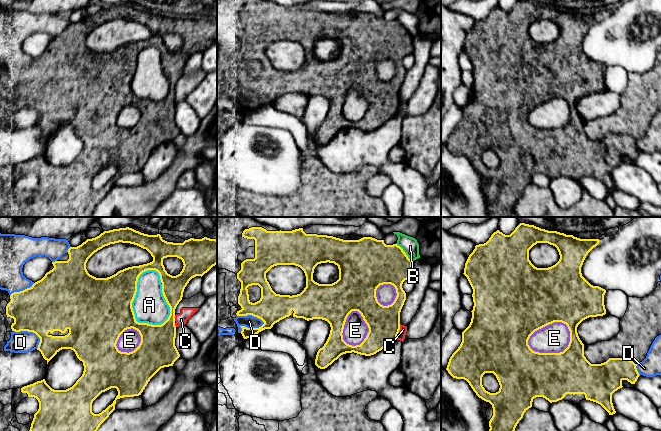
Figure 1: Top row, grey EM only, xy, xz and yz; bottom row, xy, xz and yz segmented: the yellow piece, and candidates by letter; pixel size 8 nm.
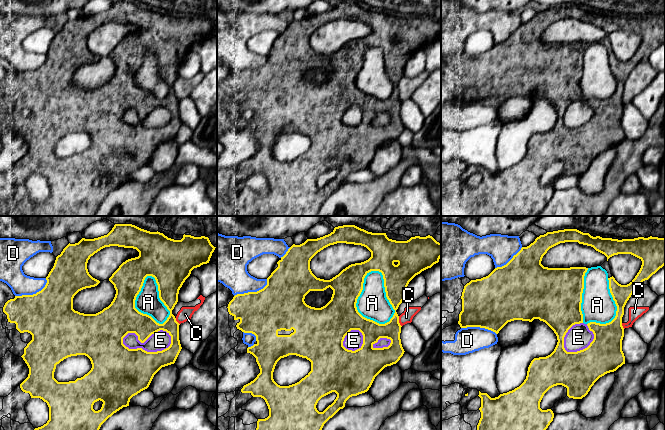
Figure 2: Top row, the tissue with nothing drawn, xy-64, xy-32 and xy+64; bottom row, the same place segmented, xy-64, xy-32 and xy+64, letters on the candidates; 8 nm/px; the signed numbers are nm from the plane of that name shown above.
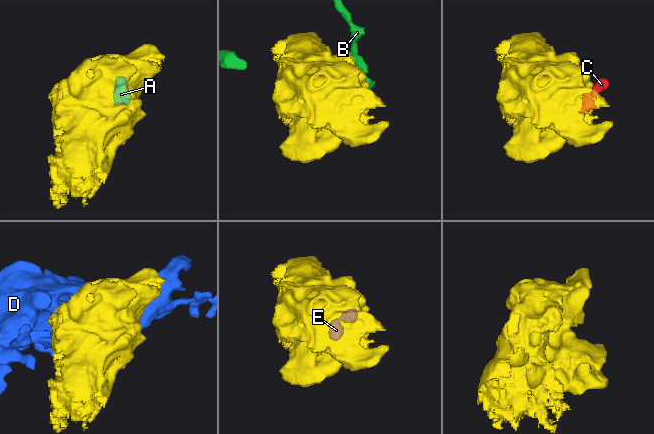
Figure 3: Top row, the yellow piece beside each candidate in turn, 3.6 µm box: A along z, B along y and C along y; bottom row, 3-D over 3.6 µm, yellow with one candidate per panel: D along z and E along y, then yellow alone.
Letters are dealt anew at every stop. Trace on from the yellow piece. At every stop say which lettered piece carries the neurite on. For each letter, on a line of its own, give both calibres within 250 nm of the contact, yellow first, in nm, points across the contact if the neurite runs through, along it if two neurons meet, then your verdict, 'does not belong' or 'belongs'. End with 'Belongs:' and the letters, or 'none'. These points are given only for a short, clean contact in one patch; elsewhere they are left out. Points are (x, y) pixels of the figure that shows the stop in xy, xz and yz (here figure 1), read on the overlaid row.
A: calibres 500 and 280 nm; does not belong
B: calibres 360 and 140 nm; does not belong
C: calibres 260 and 60 nm; border xz (400, 324), (396, 339); does not belong
D: calibres 240 and 110 nm; does not belong
E: calibres 500 and 240 nm; does not belong
Belongs: none

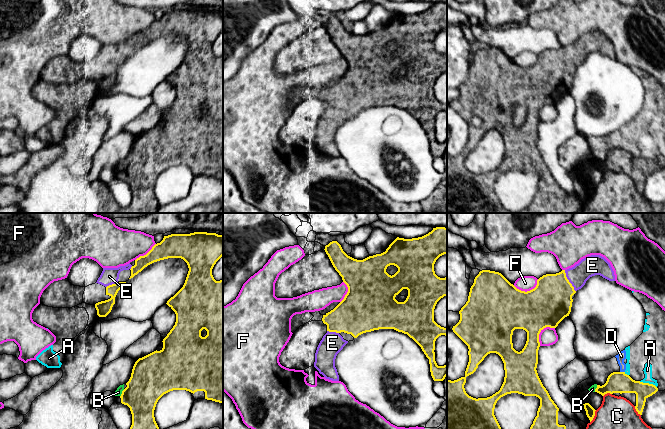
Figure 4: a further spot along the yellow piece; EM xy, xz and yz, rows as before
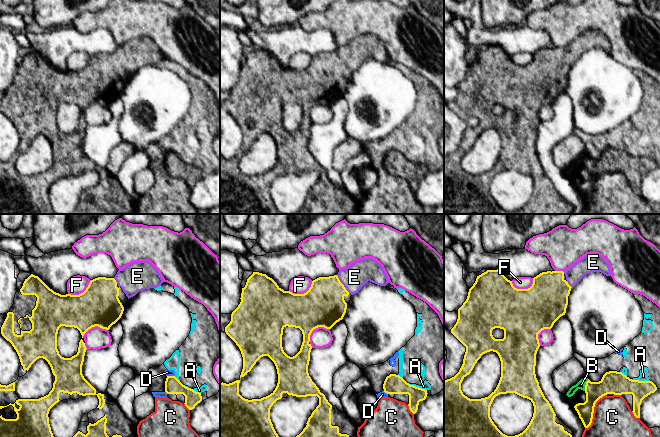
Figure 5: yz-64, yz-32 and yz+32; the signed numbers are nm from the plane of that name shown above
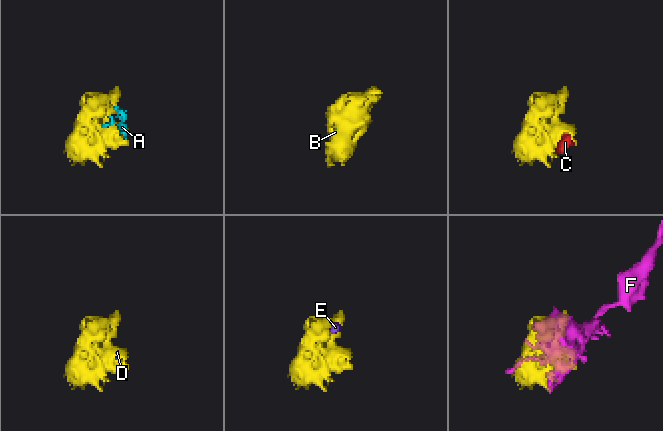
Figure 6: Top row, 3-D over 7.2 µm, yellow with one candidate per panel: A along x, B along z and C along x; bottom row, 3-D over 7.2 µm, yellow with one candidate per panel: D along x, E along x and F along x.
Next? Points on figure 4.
A: calibres 180 and 70 nm; border yz (639, 381), (652, 383), (656, 387); does not belong
B: calibres 320 and 60 nm; way xy (150, 380), (137, 393), (122, 393), (118, 392); belongs
C: calibres 80 and 260 nm; does not belong
D: calibres 180 and 70 nm; border yz (620, 371), (624, 372); does not belong
E: calibres 340 and 160 nm; way yz (547, 304), (568, 281), (592, 265); belongs
F: calibres 400 and 130 nm; does not belong
Belongs: B, E

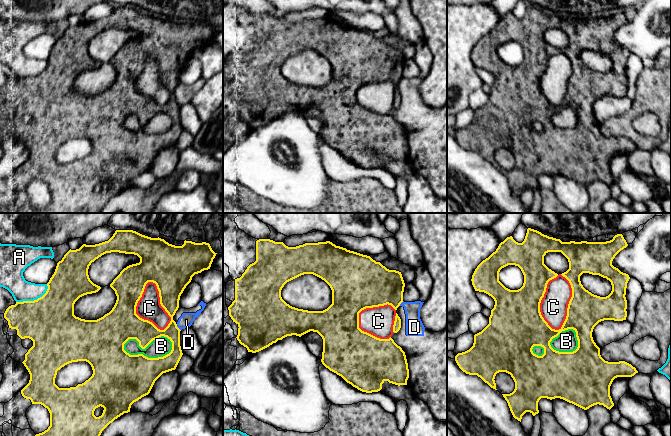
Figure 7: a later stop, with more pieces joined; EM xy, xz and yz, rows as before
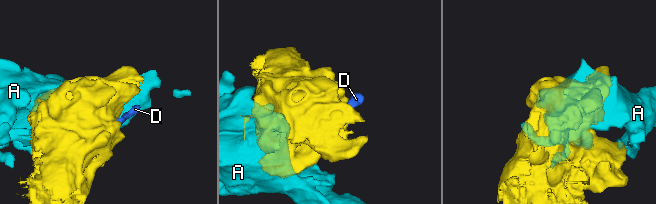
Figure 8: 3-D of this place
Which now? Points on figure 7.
A: calibres 400 and 190 nm; does not belong
B: calibres 400 and 150 nm; does not belong
C: calibres 300 and 220 nm; does not belong
D: calibres 160 and 110 nm; border xy (176, 324), (180, 330); does not belong
Belongs: none

